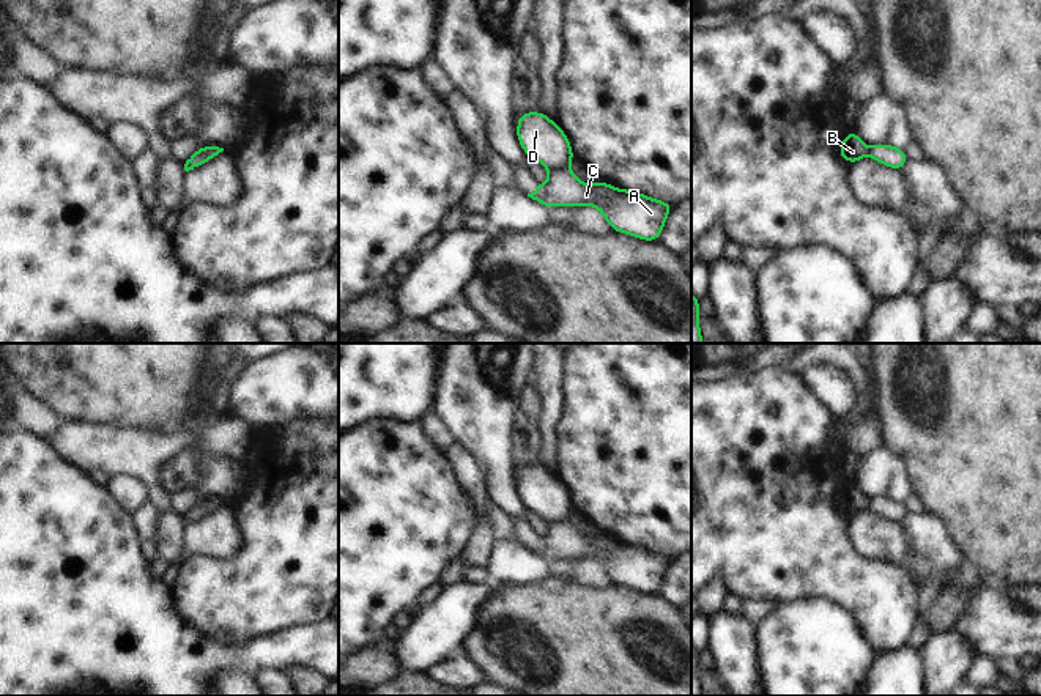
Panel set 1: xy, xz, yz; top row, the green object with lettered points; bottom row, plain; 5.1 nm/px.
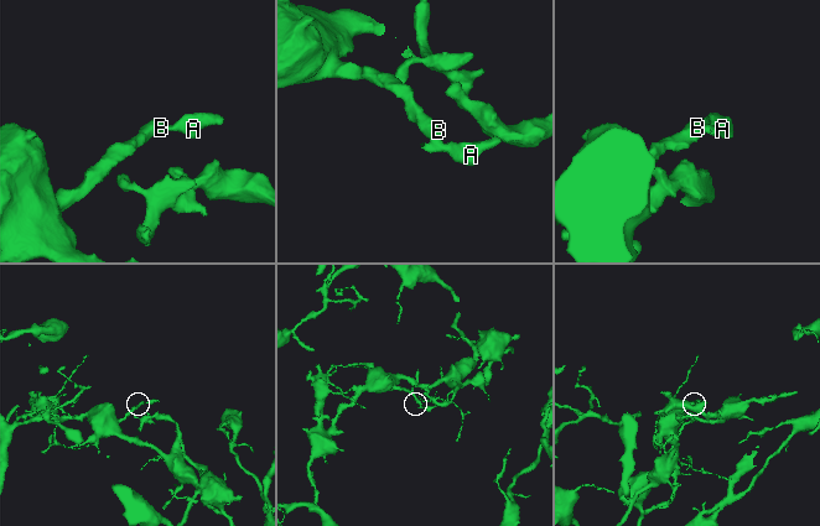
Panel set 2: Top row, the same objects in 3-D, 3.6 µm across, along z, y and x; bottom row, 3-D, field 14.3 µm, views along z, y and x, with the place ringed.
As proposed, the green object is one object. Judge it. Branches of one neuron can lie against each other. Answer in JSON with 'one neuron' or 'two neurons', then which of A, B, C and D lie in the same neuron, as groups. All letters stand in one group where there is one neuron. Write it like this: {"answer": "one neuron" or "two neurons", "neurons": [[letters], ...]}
{"answer": "two neurons", "neurons": [["A", "C"], ["B", "D"]]}

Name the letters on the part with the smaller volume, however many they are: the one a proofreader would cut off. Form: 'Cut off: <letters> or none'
Cut off: A, C.

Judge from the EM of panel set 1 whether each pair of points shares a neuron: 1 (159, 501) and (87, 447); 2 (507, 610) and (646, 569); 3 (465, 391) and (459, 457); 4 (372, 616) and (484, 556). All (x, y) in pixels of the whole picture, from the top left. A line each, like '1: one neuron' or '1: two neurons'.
1: one neuron
2: two neurons
3: two neurons
4: two neurons

